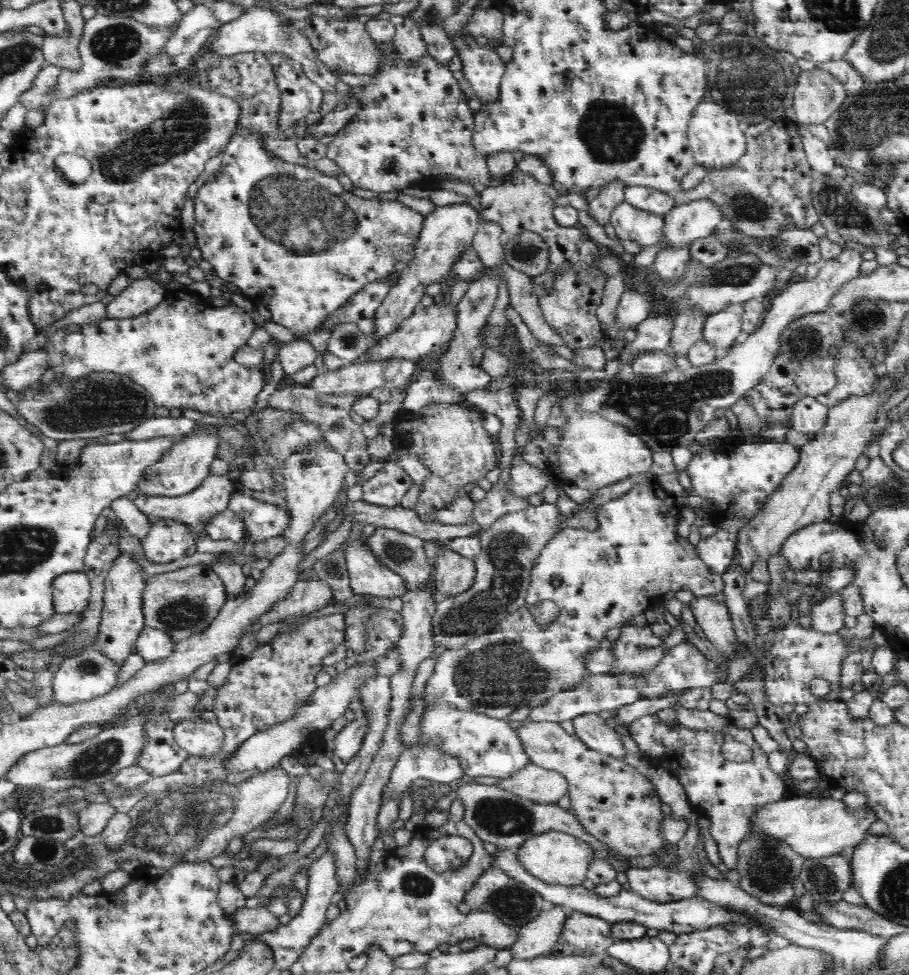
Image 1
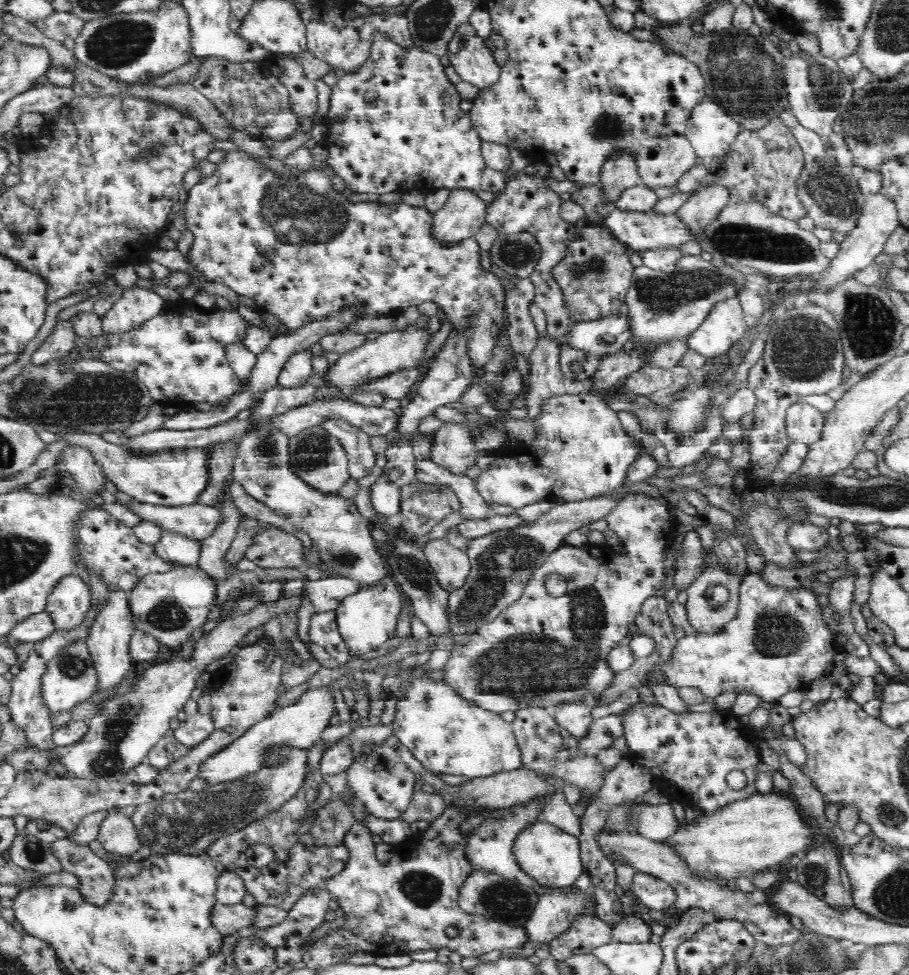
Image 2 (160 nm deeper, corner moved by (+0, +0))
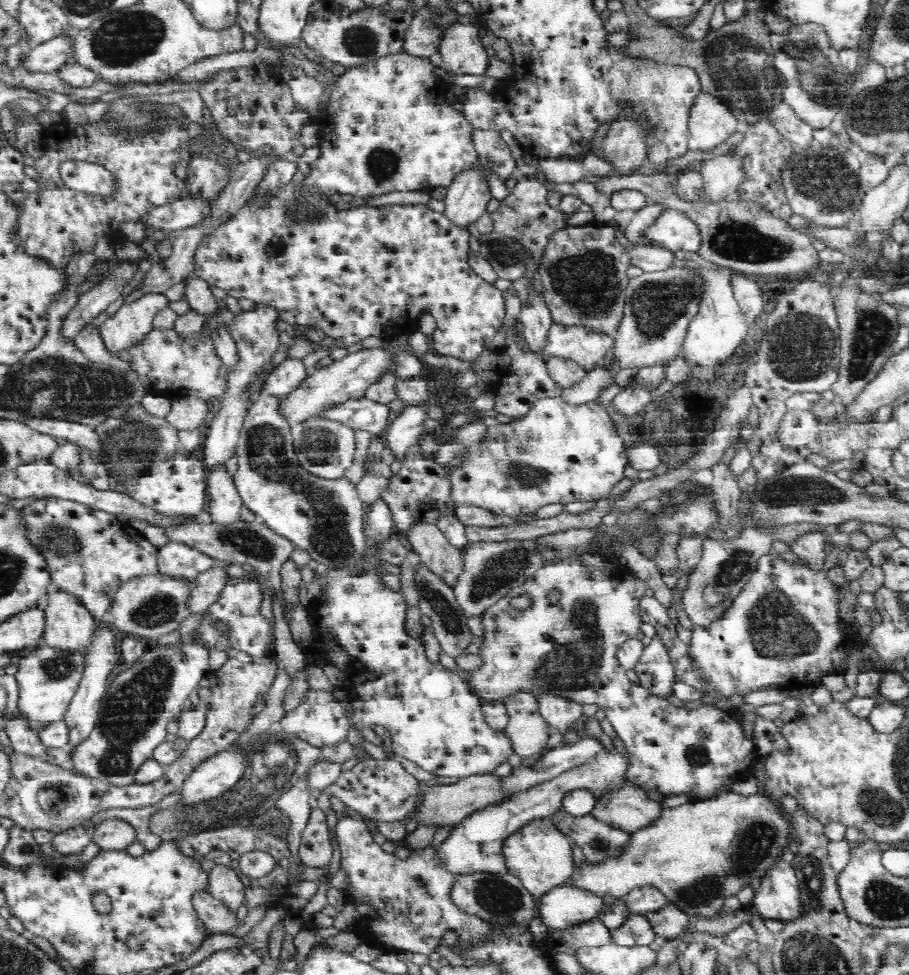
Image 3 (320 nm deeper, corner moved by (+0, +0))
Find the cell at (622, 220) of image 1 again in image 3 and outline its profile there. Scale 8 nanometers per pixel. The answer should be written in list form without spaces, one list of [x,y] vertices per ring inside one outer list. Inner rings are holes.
[[[673,208],[666,209],[654,224],[641,230],[639,238],[640,243],[652,244],[672,252],[698,252],[701,243],[696,223],[683,212]]]

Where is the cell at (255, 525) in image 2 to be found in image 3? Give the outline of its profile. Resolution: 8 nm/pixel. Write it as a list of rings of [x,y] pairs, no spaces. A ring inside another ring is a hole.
[[[232,561],[214,563],[213,567],[206,572],[198,574],[195,578],[196,586],[192,588],[188,603],[194,613],[205,613],[208,608],[218,600],[229,576],[229,566]]]

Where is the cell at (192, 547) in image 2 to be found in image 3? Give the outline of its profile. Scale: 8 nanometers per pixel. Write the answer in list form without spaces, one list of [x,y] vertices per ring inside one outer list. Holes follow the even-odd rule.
[[[168,541],[158,554],[159,573],[165,576],[180,576],[195,579],[198,574],[213,567],[211,557],[182,541]]]

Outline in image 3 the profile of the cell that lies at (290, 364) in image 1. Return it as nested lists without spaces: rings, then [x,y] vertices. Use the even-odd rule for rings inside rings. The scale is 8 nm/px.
[[[288,358],[285,362],[276,366],[268,378],[266,378],[264,392],[280,396],[290,394],[307,377],[308,372],[304,368],[302,358]]]

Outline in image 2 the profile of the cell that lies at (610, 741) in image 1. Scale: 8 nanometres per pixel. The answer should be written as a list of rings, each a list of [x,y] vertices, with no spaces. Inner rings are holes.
[[[561,703],[550,709],[558,724],[565,728],[578,741],[588,736],[594,718],[590,715],[592,708],[585,704]]]

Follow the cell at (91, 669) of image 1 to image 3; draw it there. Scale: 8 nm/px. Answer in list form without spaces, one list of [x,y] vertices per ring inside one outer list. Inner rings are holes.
[[[46,644],[22,653],[15,674],[19,686],[18,709],[35,721],[49,723],[62,720],[79,688],[84,671],[85,656],[80,649],[52,648]]]

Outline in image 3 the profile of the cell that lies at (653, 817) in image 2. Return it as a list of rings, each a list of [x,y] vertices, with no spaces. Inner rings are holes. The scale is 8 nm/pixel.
[[[629,782],[618,793],[598,801],[591,815],[609,826],[634,834],[660,821],[664,813],[661,805]]]

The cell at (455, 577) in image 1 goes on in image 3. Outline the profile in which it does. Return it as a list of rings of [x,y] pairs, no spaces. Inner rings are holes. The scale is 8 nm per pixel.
[[[418,522],[412,526],[412,530],[402,537],[410,549],[419,554],[421,561],[430,572],[434,572],[442,578],[448,586],[453,587],[464,572],[463,552],[458,547],[450,544],[446,535],[438,528],[437,524]]]

